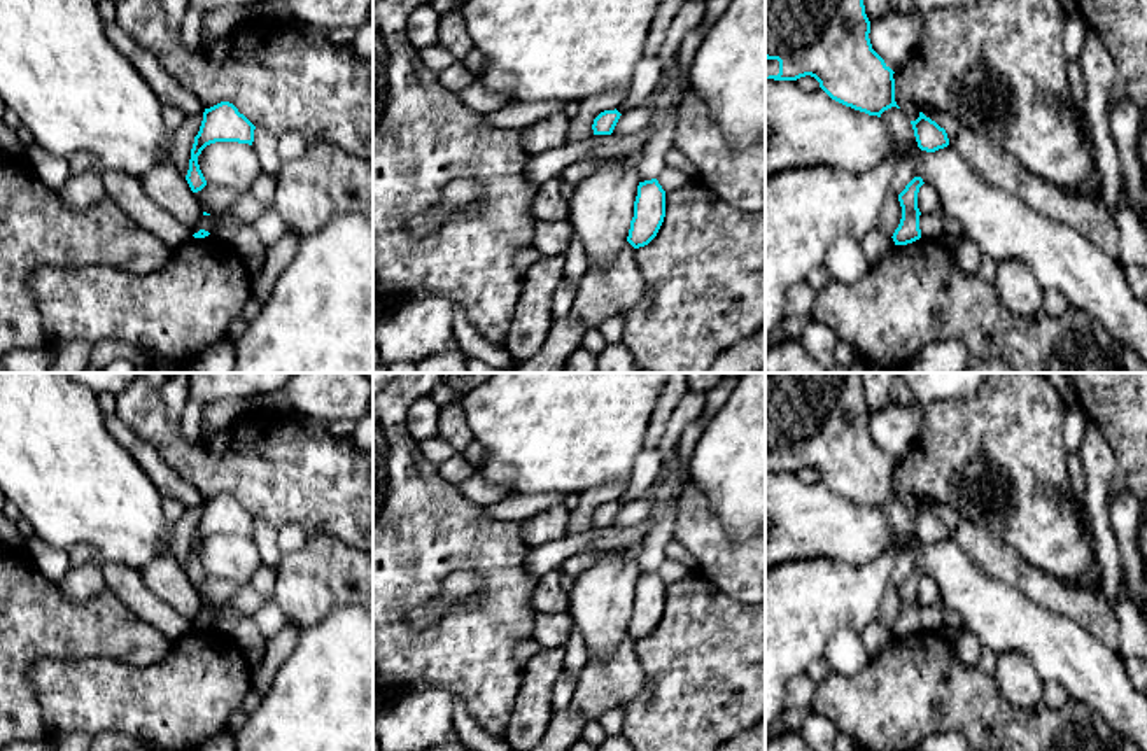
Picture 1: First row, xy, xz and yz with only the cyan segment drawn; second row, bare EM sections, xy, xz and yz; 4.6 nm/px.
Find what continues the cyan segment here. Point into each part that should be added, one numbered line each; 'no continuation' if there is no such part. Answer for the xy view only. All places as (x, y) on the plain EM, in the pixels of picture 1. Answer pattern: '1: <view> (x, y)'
no continuation

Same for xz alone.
no continuation

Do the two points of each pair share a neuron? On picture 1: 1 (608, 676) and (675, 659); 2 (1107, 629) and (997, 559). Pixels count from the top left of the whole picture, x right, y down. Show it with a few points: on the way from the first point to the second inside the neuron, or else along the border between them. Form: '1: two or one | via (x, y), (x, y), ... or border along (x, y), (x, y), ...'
1: two | border along (634, 641), (645, 687), (622, 704)
2: one | via (1079, 604), (1065, 601), (1025, 578)

